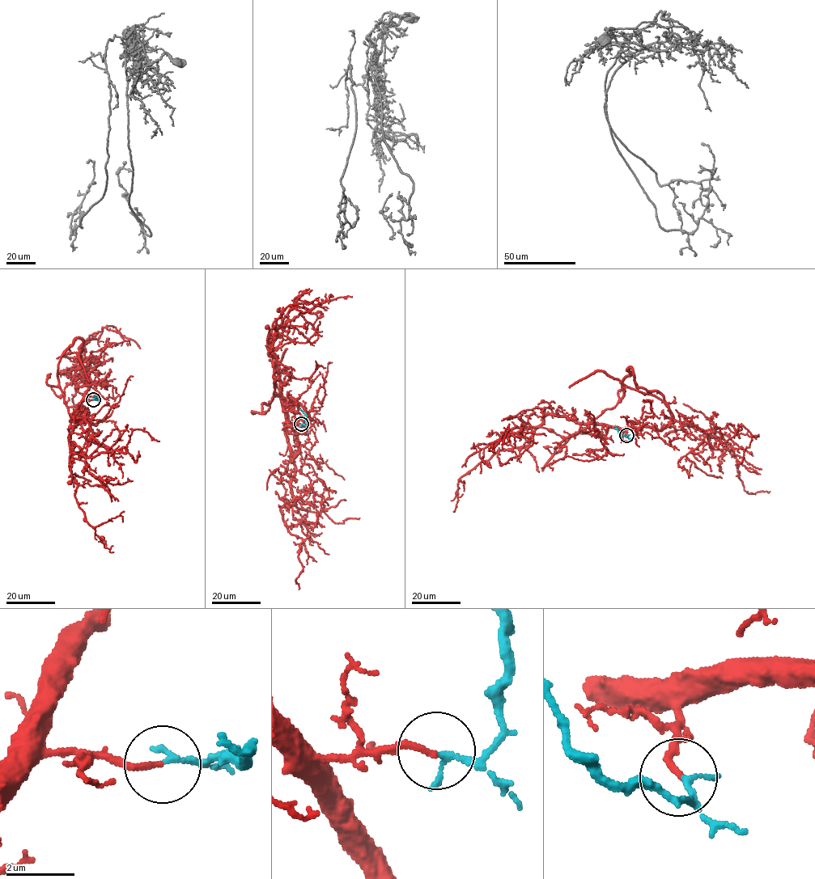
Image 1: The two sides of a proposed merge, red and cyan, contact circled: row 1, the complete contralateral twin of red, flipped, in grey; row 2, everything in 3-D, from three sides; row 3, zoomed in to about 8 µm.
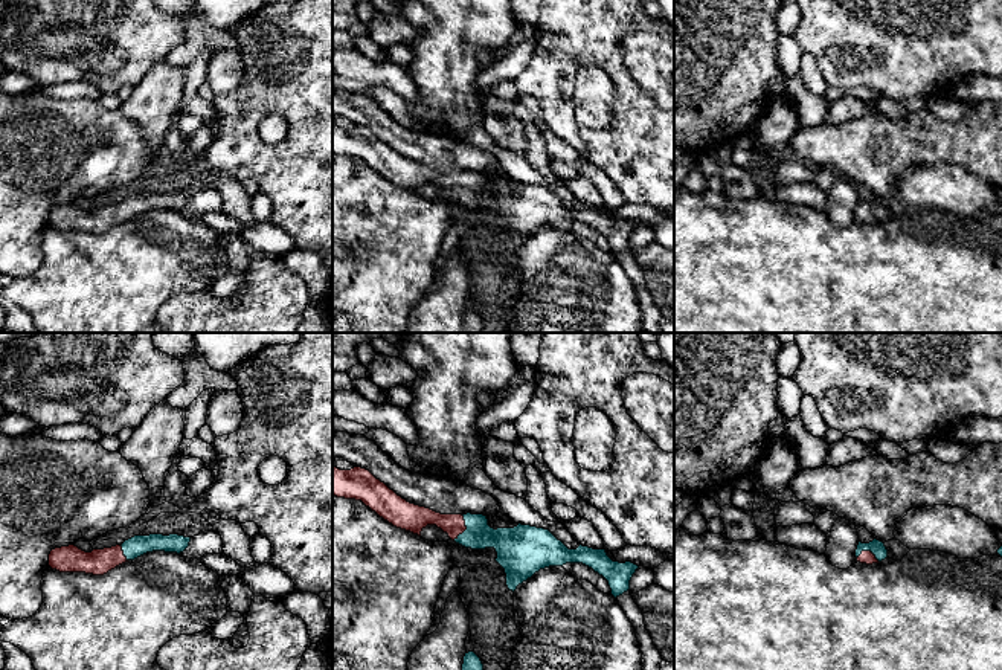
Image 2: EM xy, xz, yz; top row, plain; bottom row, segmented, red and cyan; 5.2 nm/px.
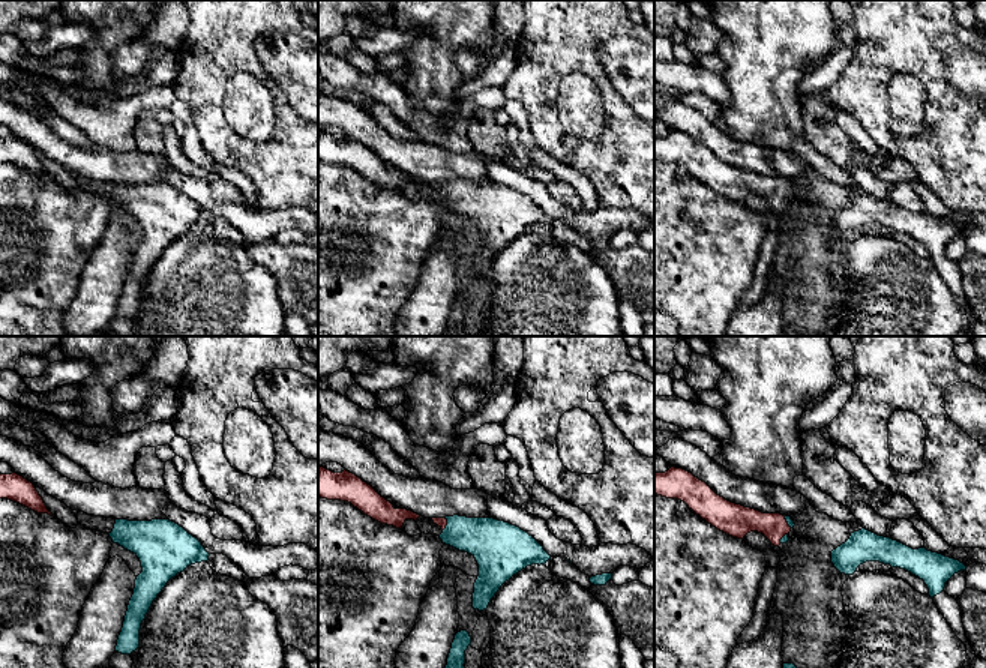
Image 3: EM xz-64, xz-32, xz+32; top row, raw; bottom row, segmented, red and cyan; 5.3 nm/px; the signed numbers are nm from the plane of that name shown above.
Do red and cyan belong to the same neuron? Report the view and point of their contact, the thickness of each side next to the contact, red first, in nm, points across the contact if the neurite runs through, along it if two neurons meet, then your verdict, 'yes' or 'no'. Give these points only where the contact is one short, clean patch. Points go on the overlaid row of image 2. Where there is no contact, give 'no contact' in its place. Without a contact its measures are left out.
meets red in xz at (465, 528); 110 nm thick on the red side, 170 nm on the other; runs through xz (420, 518), (436, 518), (465, 528), (510, 544); yes

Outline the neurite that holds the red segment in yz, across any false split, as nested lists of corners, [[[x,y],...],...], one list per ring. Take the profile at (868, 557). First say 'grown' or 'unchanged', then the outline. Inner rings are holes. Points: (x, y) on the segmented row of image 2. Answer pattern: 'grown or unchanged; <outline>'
grown; [[[874,539],[869,543],[859,542],[856,549],[857,562],[872,565],[888,557],[888,549],[883,542]]]

